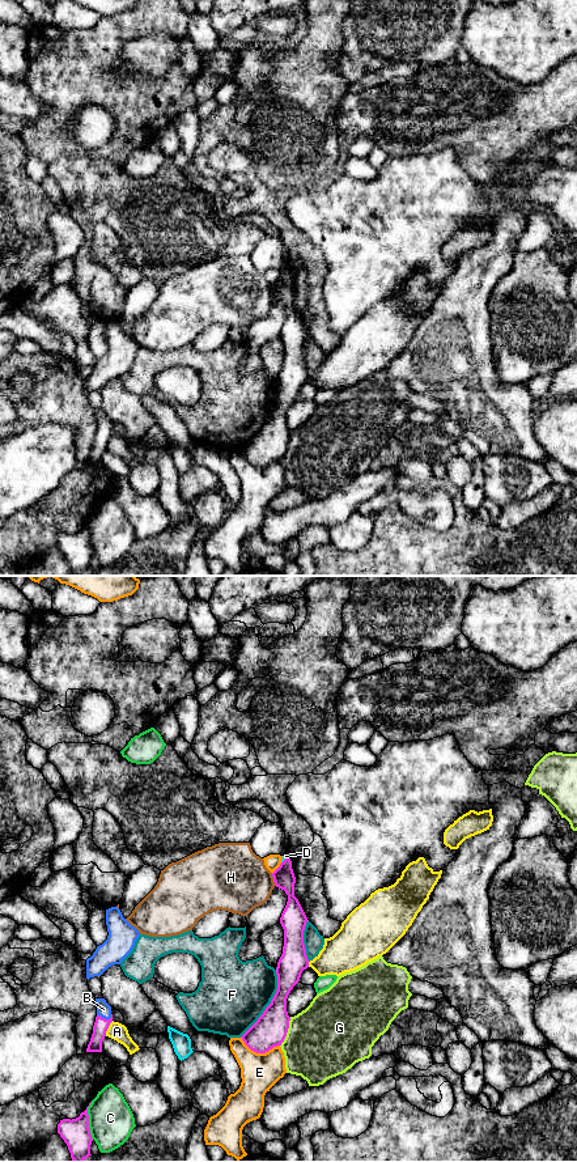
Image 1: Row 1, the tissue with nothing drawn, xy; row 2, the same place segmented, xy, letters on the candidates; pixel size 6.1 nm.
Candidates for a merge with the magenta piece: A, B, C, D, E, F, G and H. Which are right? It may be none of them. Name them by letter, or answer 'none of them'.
B

